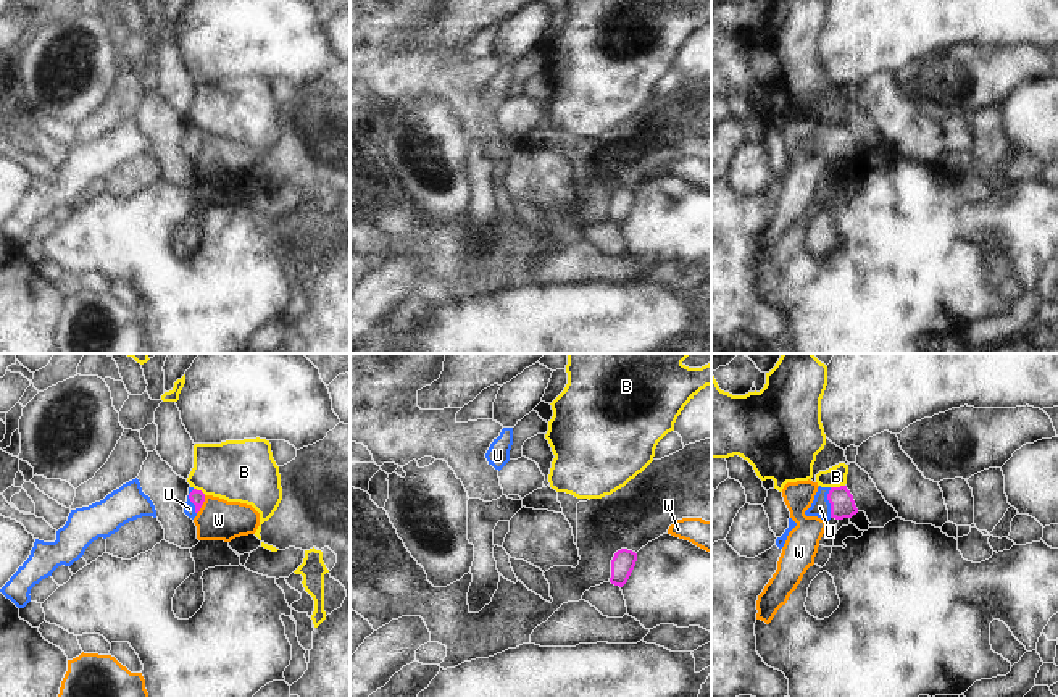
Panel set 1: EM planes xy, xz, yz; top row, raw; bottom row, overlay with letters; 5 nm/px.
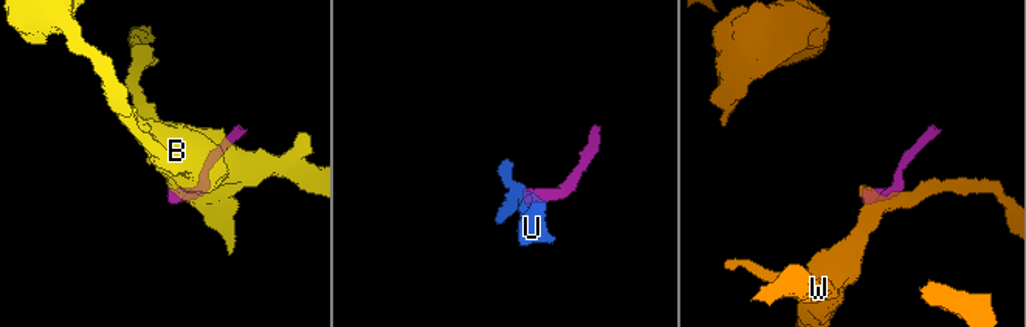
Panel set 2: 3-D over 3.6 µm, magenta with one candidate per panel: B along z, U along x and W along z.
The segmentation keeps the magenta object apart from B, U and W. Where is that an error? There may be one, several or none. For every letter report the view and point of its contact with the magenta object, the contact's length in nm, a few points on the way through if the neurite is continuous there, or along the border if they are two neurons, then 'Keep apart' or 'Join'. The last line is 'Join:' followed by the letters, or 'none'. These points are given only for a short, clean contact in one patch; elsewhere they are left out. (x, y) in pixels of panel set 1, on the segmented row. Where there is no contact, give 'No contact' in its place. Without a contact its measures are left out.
B: Touches magenta at yz (837, 488). Shared border 70 nm. Boundary: yz (844, 484), (831, 488). Keep apart
U: Touches magenta at yz (829, 502). Shared border 150 nm. Path across: yz (842, 505), (829, 502), (820, 507). Join
W: Touches magenta at xy (200, 505). Shared border 100 nm. Boundary: xy (205, 496), (197, 513). Keep apart
Join: U

